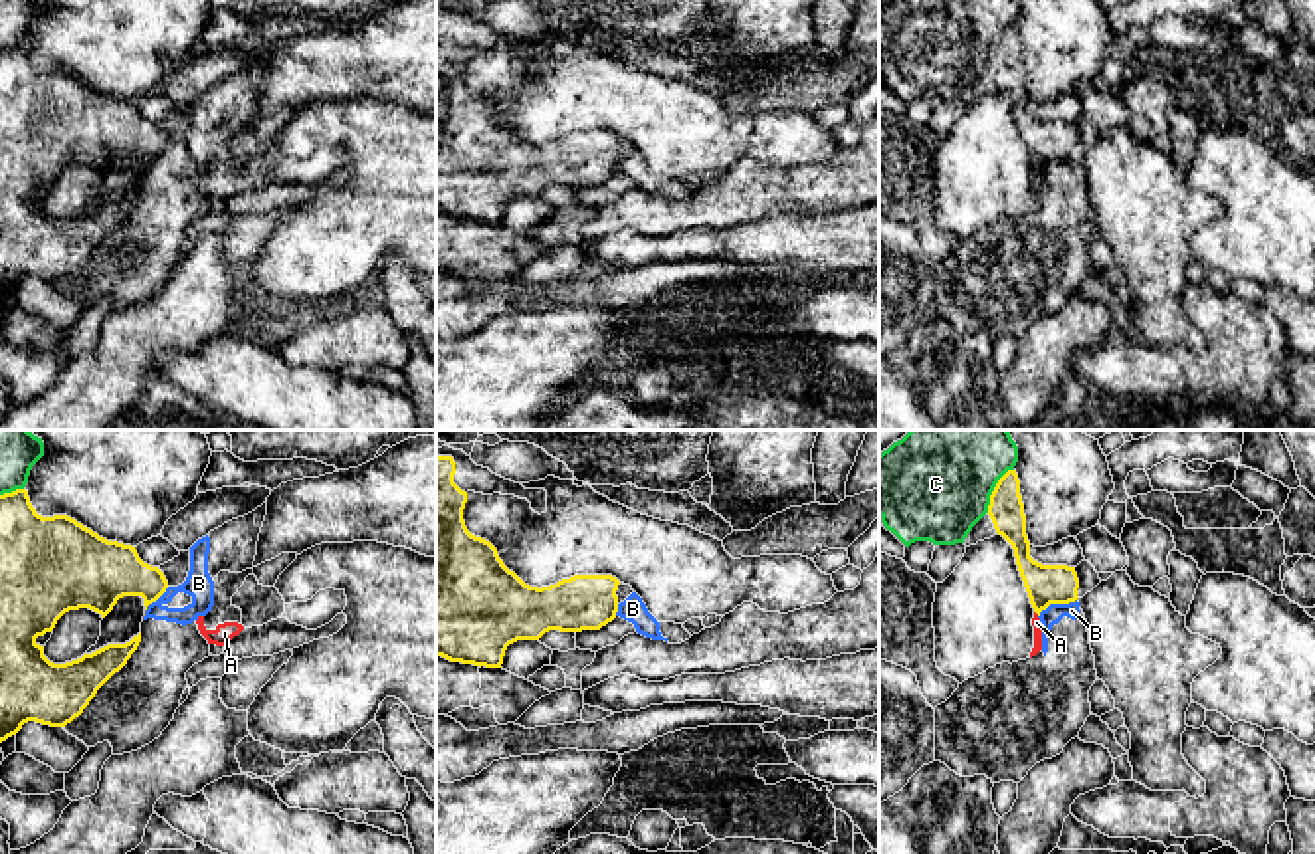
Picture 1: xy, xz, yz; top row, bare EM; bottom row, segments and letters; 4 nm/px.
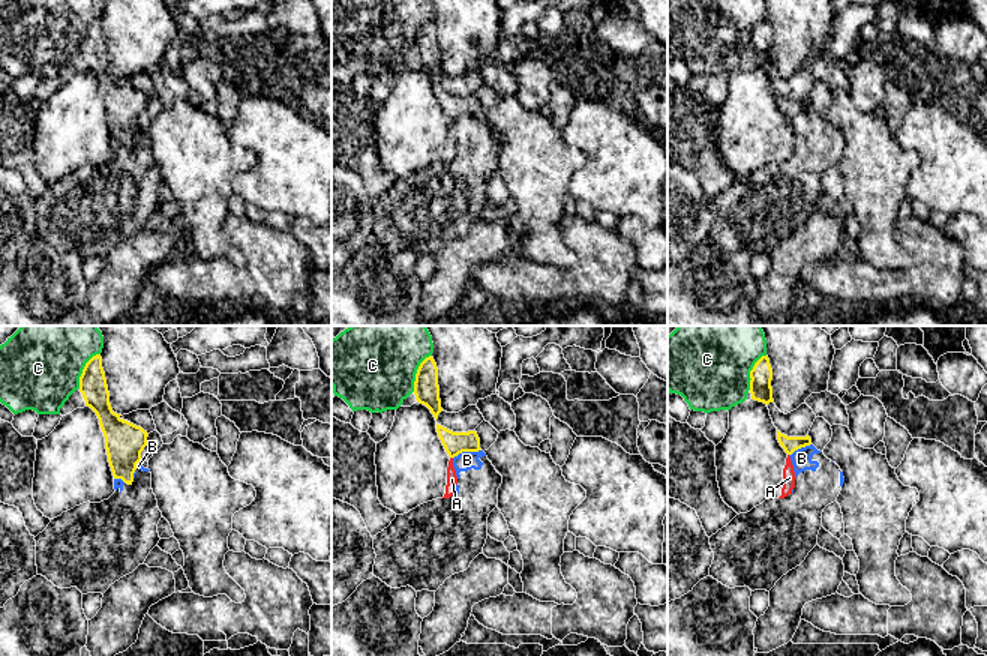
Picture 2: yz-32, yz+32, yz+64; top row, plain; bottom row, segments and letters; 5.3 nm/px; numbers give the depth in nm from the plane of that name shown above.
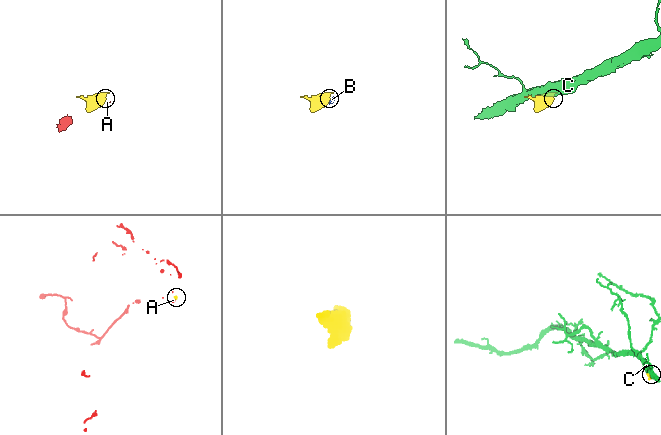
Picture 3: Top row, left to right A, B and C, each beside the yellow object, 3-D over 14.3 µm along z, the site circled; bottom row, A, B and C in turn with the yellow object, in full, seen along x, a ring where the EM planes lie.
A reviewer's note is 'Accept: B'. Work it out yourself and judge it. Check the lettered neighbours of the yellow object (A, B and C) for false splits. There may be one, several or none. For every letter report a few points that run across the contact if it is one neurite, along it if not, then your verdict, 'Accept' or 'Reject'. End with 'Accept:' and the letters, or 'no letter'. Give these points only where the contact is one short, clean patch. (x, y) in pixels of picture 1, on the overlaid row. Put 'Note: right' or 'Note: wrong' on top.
Note: wrong
A: Line: yz (1034, 611), (1038, 615). Reject
B: Line: yz (1076, 599), (1064, 605), (1048, 605), (1038, 617). Reject
C: Reject
Accept: no letter

